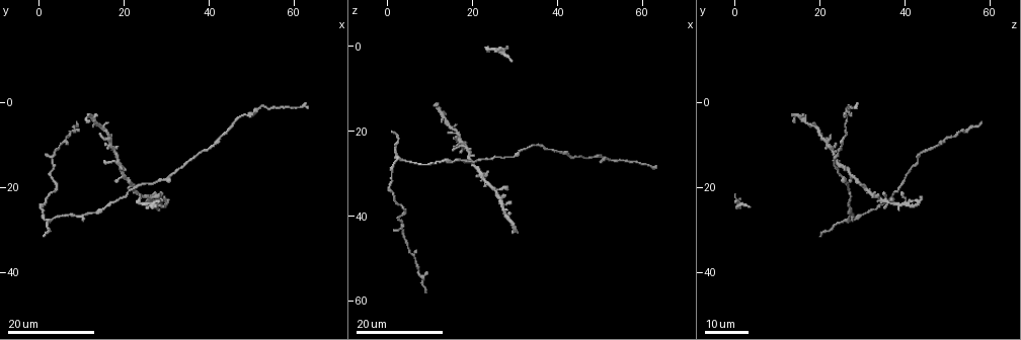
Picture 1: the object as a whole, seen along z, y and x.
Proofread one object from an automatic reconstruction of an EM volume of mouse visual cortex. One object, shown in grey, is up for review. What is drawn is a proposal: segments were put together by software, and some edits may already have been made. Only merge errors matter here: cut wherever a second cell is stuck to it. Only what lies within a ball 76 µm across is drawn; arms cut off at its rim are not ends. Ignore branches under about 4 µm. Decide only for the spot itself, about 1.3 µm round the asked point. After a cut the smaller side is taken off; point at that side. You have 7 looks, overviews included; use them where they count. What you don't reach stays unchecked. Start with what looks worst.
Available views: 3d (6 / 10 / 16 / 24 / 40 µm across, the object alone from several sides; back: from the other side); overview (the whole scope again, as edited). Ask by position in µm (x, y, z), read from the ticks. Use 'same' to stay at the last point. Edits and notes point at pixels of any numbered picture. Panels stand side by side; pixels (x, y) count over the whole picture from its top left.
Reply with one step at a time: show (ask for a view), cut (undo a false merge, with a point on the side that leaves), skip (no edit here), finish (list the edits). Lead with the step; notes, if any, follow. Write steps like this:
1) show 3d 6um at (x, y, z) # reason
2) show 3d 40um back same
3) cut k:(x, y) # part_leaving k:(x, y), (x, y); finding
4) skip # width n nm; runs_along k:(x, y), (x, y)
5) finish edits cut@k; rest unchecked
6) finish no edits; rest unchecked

show 3d 16um at (15.0, 25.0, 27.5)

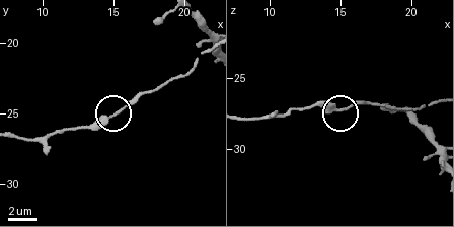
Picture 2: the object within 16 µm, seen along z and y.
show 3d 10um at (15.0, 25.0, 27.2) # closer look

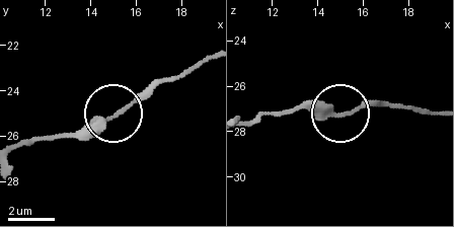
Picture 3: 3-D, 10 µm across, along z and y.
show 3d 6um at (15.0, 25.2, 27.3)

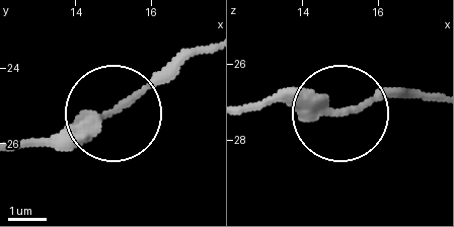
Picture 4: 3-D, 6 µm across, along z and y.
skip # width 260 nm; runs_along 4:(112, 114), (83, 114), (25, 143); all the same cell

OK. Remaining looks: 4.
show 3d 16um at (2.0, 28.0, 26.0) # three arms meet

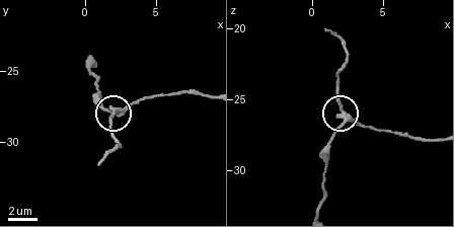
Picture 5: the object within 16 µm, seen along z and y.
show 3d 10um at (2.4, 27.8, 26.2) # zoom in

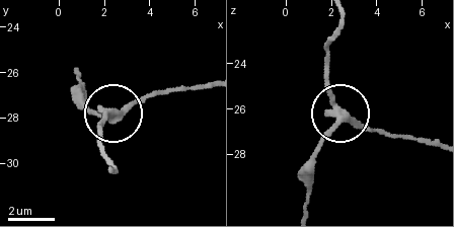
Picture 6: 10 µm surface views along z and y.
skip # side_arm 8 um; arms 3; one cell here

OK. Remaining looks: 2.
show 3d 24um at (3.5, 13.5, 43.0) # narrows sharply

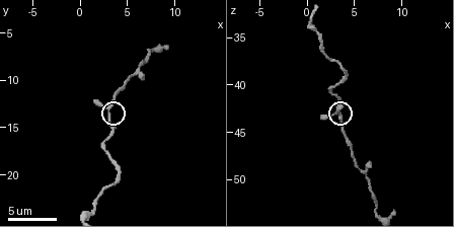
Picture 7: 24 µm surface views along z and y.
show 3d 6um same

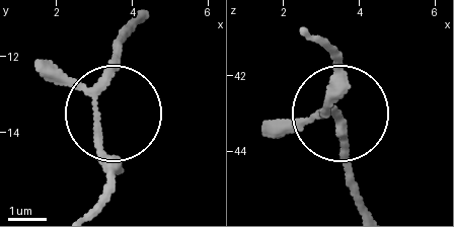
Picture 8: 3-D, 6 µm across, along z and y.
skip # width 150 nm; all the same cell

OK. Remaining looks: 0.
finish no edits; rest unchecked

